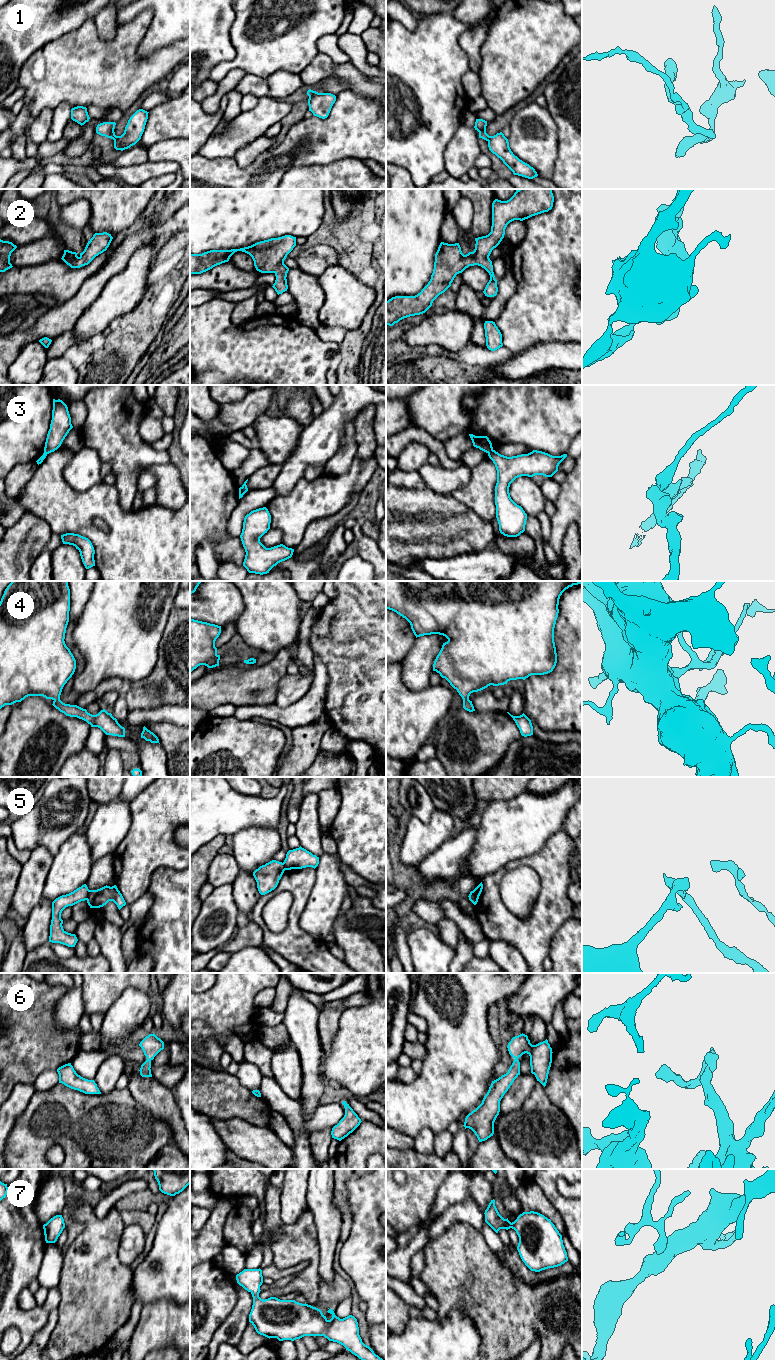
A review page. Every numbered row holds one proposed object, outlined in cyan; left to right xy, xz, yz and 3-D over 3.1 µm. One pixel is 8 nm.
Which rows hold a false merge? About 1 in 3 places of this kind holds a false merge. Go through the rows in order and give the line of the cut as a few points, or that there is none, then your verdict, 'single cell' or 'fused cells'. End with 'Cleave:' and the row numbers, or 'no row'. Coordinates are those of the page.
1: yz (490, 136), (487, 140) | fused cells
2: no cut | single cell
3: yz (492, 449), (488, 453) | fused cells
4: no cut | single cell
5: xy (89, 890), (86, 899) | fused cells
6: no cut | single cell
7: no cut | single cell
Cleave: 1, 3, 5

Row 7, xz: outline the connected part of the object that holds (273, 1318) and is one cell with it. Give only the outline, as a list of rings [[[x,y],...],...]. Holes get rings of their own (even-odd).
[[[260,1268],[244,1269],[236,1275],[236,1280],[252,1294],[253,1305],[249,1322],[258,1334],[269,1339],[277,1338],[279,1341],[294,1341],[304,1336],[324,1336],[329,1341],[343,1345],[361,1360],[383,1360],[362,1342],[354,1316],[340,1319],[333,1309],[328,1308],[327,1312],[332,1315],[328,1320],[320,1309],[306,1303],[280,1300],[276,1297],[261,1299],[259,1293],[263,1276]]]

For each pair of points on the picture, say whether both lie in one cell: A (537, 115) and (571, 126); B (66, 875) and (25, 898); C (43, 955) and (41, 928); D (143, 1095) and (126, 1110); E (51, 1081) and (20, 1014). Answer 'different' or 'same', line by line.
A: different
B: different
C: different
D: different
E: different

